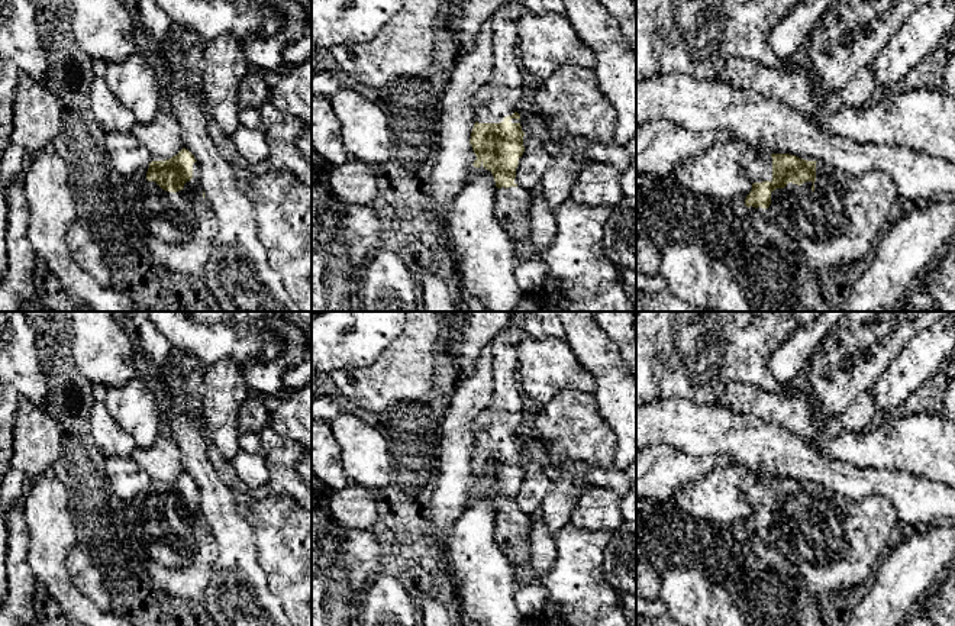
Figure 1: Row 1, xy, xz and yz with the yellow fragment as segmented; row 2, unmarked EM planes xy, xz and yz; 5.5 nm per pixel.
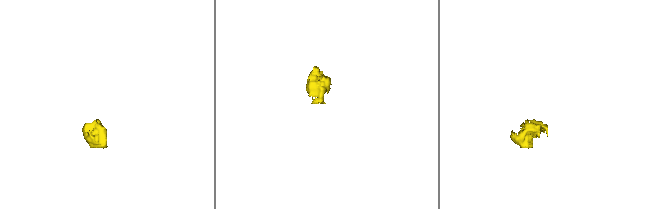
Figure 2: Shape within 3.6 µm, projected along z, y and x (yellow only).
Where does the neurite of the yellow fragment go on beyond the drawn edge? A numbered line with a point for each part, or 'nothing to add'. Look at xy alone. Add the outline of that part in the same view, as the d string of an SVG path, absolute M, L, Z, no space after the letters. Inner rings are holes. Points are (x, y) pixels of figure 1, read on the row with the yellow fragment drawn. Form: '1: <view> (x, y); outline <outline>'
1: xy (178, 228); outline M149 164L143 165L128 177L126 183L128 210L146 243L148 254L154 264L178 275L203 275L217 235L217 217L212 212L210 201L203 196L199 164L193 164L193 178L177 193L165 191L155 181L148 181L148 168Z

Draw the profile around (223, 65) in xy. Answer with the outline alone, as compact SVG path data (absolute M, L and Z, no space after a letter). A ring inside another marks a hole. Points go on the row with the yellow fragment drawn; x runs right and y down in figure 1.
M222 33L203 43L201 90L209 116L232 136L239 128L238 90L251 68L243 41Z

